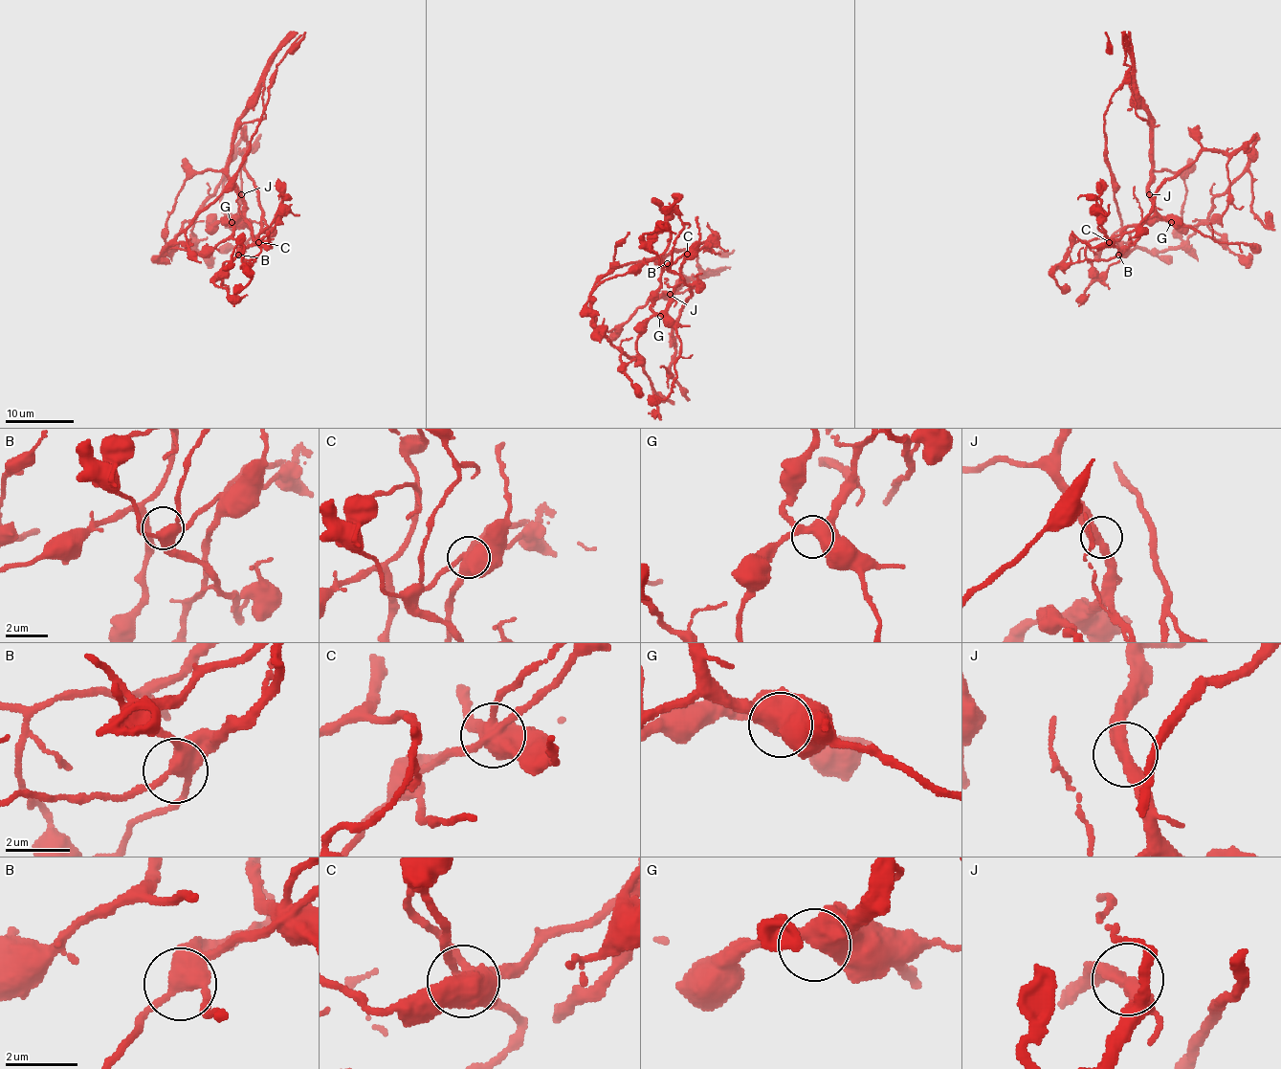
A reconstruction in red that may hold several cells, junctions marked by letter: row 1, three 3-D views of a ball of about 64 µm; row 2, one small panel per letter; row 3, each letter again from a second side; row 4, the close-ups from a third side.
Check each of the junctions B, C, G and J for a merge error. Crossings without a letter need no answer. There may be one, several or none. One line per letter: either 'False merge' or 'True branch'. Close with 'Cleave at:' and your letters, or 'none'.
B: True branch
C: False merge
G: True branch
J: True branch
Cleave at: C

